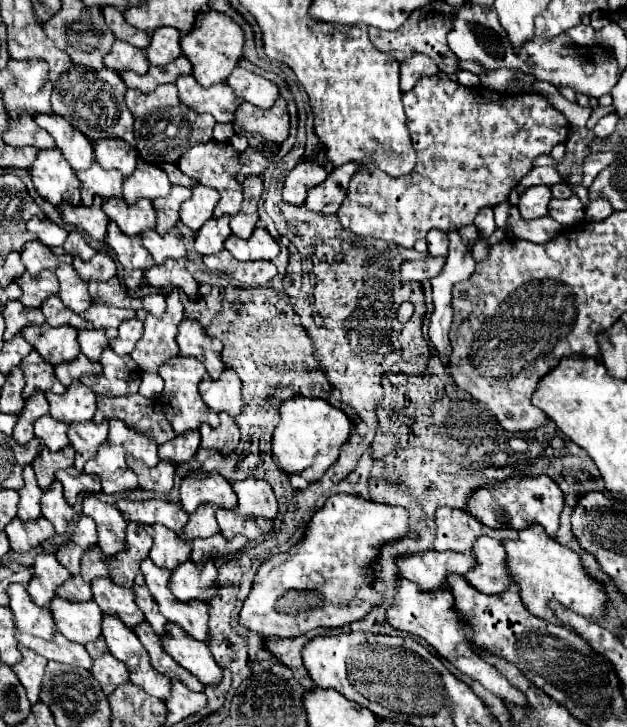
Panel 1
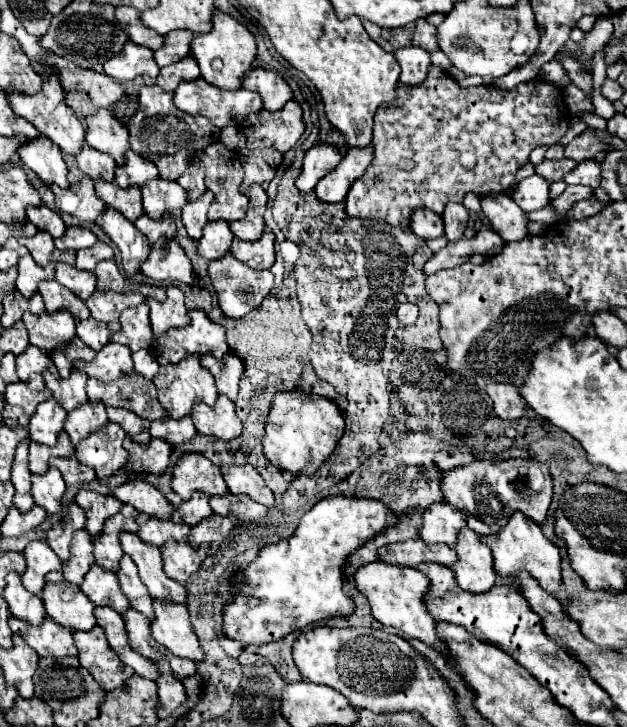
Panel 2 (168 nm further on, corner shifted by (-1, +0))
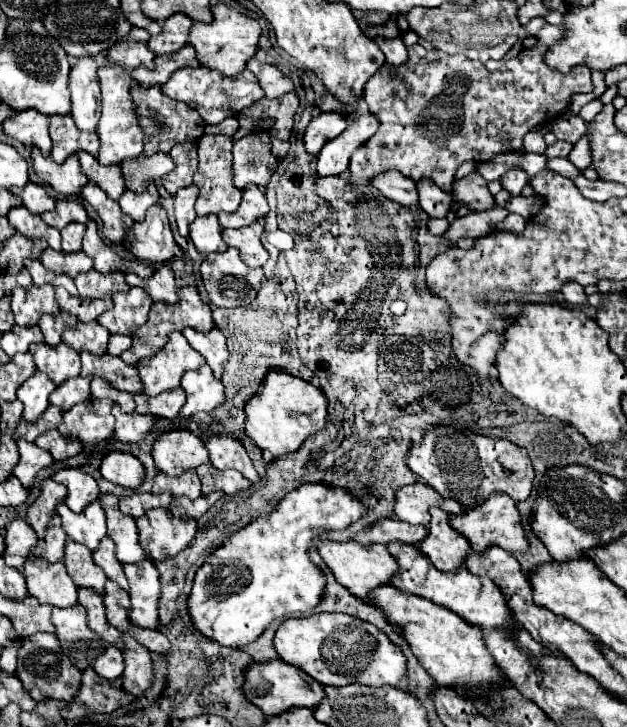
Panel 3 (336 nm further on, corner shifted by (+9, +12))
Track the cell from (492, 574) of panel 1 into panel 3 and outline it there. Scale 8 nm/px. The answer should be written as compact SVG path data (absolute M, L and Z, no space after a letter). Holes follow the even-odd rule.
M430 508L430 536L422 542L420 550L440 572L456 572L466 568L470 542L450 526L450 514L440 508Z

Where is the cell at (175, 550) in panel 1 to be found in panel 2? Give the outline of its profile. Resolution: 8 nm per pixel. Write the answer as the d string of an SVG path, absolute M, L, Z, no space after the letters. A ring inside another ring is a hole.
M148 518L144 524L138 526L138 536L144 542L150 542L154 546L162 546L168 538L174 538L178 542L188 540L188 524L176 524L172 520L154 520Z

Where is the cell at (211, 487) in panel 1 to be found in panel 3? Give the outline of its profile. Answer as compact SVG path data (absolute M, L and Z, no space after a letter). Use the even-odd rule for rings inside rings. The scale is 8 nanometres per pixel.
M172 430L162 434L152 448L156 468L168 476L180 476L202 464L210 464L204 442L190 430Z

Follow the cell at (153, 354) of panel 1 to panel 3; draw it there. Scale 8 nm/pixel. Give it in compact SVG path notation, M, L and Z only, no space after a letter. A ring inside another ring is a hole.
M160 266L154 270L152 278L138 278L136 274L126 274L126 282L130 286L140 286L152 302L166 302L166 304L176 304L178 294L174 286L174 272L168 266Z

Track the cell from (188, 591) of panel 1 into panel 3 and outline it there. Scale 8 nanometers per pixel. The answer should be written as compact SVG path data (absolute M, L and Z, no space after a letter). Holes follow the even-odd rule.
M150 510L136 520L140 540L152 560L166 560L180 554L196 536L196 520L178 520L170 512Z

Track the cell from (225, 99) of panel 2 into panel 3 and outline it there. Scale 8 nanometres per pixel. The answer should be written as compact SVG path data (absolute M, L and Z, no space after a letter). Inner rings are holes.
M180 68L162 86L162 92L168 98L182 100L190 108L196 108L198 114L208 124L222 122L228 116L236 116L242 108L254 104L256 100L260 100L264 96L264 92L262 92L262 88L260 88L260 84L258 84L258 80L256 80L256 76L252 72L244 70L244 72L236 74L236 76L224 76L224 74L208 70L208 68Z

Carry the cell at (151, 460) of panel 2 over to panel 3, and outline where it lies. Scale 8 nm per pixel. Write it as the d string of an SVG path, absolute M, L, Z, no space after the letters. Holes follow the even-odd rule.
M118 406L112 408L112 414L116 418L116 432L114 438L124 444L140 442L150 430L154 428L154 418L152 416L142 416L142 414L124 414Z

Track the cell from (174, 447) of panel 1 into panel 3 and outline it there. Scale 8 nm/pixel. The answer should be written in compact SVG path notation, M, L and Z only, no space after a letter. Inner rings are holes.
M182 388L162 394L162 396L146 396L146 394L138 394L134 396L136 400L136 412L138 414L152 414L154 418L168 418L174 420L178 418L178 412L182 408L182 404L186 402L186 394L182 392Z

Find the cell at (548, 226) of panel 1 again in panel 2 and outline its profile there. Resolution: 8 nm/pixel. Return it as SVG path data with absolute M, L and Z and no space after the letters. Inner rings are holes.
M500 192L492 196L482 196L480 204L482 204L484 216L490 220L490 226L506 242L522 240L528 234L528 226L526 226L528 218L508 194Z

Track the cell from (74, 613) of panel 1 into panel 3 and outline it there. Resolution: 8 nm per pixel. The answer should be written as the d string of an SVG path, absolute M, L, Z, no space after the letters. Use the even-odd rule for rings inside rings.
M30 556L24 564L28 594L40 604L54 608L70 608L78 602L78 586L70 580L64 564L42 564L36 556Z

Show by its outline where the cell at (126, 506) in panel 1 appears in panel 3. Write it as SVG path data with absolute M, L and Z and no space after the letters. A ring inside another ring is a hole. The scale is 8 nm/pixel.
M108 452L100 464L102 478L136 490L144 482L144 466L130 452Z

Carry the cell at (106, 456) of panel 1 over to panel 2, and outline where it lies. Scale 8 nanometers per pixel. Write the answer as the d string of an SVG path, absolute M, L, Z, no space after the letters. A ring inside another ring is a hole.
M116 422L104 424L100 432L92 432L76 444L76 458L80 464L96 470L100 480L112 476L128 462L128 452L122 448L126 432Z

